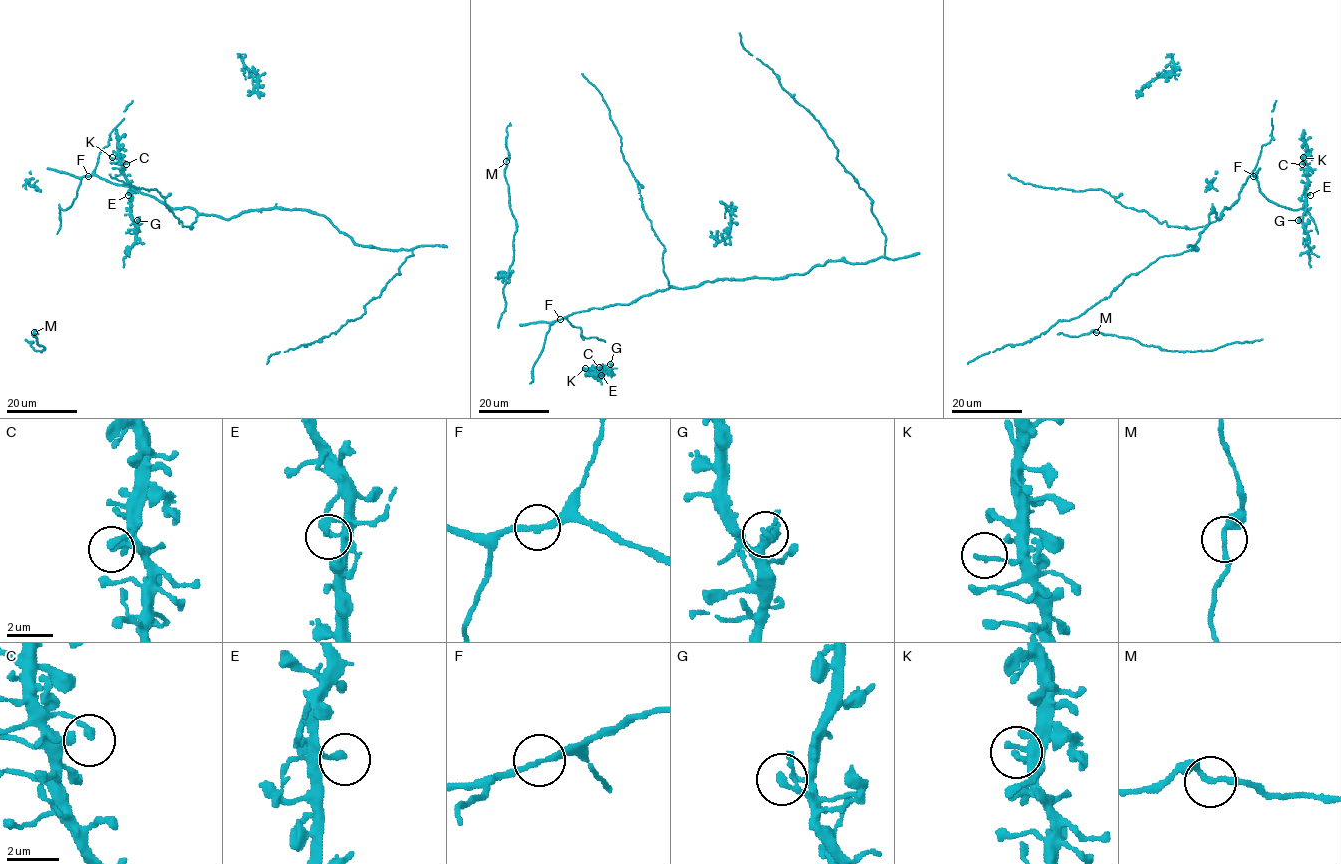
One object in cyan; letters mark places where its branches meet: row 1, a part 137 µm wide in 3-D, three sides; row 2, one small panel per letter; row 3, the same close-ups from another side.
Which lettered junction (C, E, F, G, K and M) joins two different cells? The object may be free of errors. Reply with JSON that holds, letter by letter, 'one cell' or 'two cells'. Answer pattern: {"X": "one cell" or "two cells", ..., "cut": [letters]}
{"C": "one cell", "E": "one cell", "F": "one cell", "G": "one cell", "K": "one cell", "M": "one cell", "cut": []}

